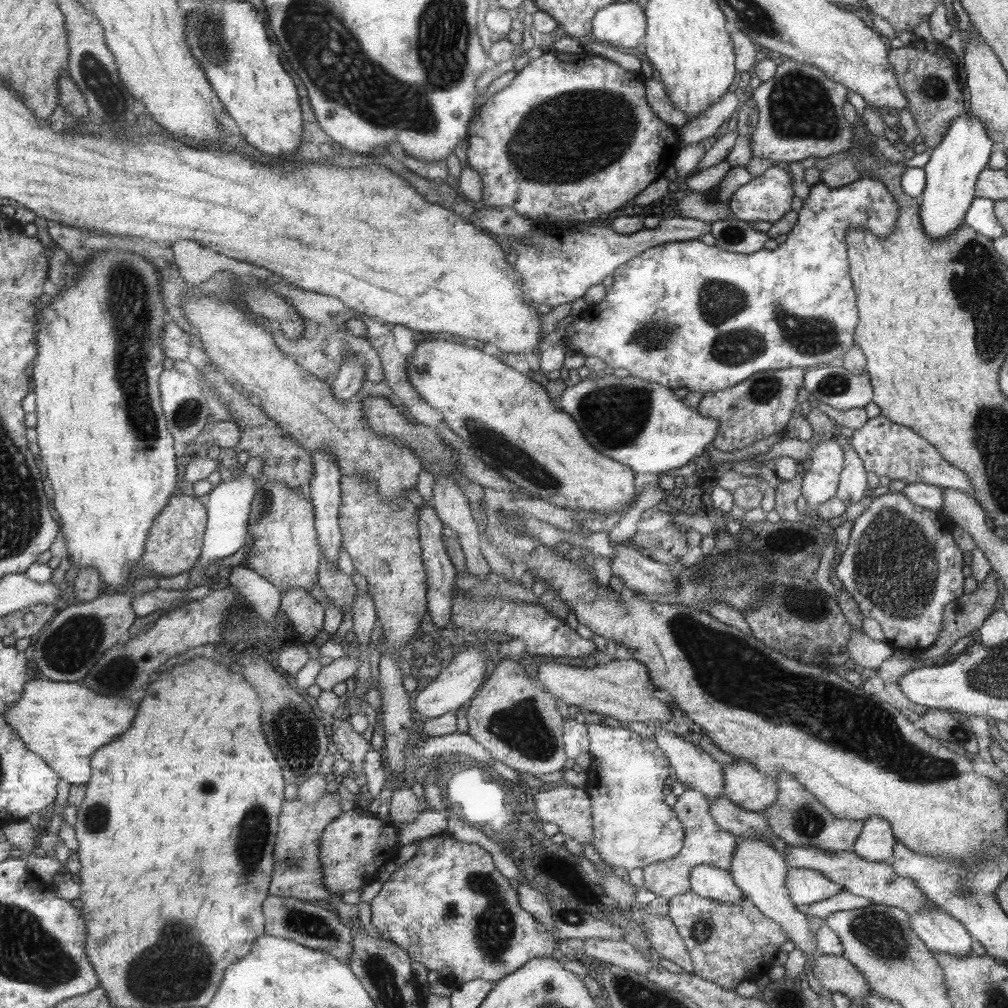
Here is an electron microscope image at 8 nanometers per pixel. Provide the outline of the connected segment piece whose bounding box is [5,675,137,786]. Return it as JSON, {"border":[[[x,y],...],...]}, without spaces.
{"border":[[[36,675],[35,679],[30,679],[27,682],[23,698],[7,710],[5,717],[7,717],[7,722],[21,736],[29,750],[43,757],[53,767],[53,770],[58,772],[63,781],[87,786],[92,780],[93,756],[97,753],[97,750],[101,750],[103,746],[113,742],[119,734],[129,730],[129,726],[133,724],[135,712],[137,712],[137,704],[133,704],[131,700],[105,698],[105,696],[99,696],[99,694],[95,694],[93,690],[81,686],[81,684],[55,682]]]}

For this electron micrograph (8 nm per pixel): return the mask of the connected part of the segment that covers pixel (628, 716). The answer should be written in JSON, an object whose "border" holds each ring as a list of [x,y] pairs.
{"border":[[[633,659],[612,660],[590,668],[548,662],[537,667],[536,678],[543,691],[553,694],[563,704],[611,717],[623,725],[669,722],[669,707],[651,698],[653,686],[647,672],[644,664]]]}

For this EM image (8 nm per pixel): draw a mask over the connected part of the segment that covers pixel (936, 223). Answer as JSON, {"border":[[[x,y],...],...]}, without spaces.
{"border":[[[972,112],[954,118],[944,140],[930,150],[924,167],[925,184],[919,201],[921,224],[925,235],[933,241],[949,237],[964,224],[965,213],[975,200],[977,177],[983,172],[991,156],[992,139],[988,137],[980,119]]]}

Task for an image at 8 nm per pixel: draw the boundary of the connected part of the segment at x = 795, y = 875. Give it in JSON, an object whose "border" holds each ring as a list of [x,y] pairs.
{"border":[[[787,867],[786,889],[796,906],[802,907],[837,894],[842,886],[831,882],[831,879],[825,878],[820,872]]]}

